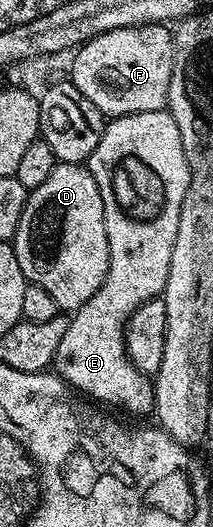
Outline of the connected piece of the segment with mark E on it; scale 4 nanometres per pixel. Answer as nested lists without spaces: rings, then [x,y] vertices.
[[[163,109],[161,111],[145,111],[144,113],[132,113],[131,115],[119,115],[111,118],[102,131],[100,145],[96,145],[96,149],[92,149],[88,166],[96,185],[100,189],[100,197],[104,201],[104,225],[108,233],[108,253],[110,254],[108,277],[104,277],[104,285],[100,285],[100,289],[94,294],[92,301],[88,301],[81,309],[69,316],[68,333],[64,333],[63,339],[60,340],[52,367],[69,387],[73,387],[75,391],[95,404],[105,405],[110,409],[119,407],[120,410],[127,411],[130,415],[147,414],[149,416],[154,409],[154,389],[151,380],[143,375],[141,371],[137,371],[126,356],[126,322],[130,320],[132,313],[136,313],[136,309],[140,309],[140,305],[144,305],[149,299],[159,298],[162,290],[166,287],[168,269],[172,265],[172,245],[176,245],[176,229],[180,225],[180,209],[184,205],[184,193],[188,193],[188,185],[190,184],[188,157],[184,153],[184,141],[180,141],[180,129],[176,129],[176,121],[170,115],[169,110]]]

